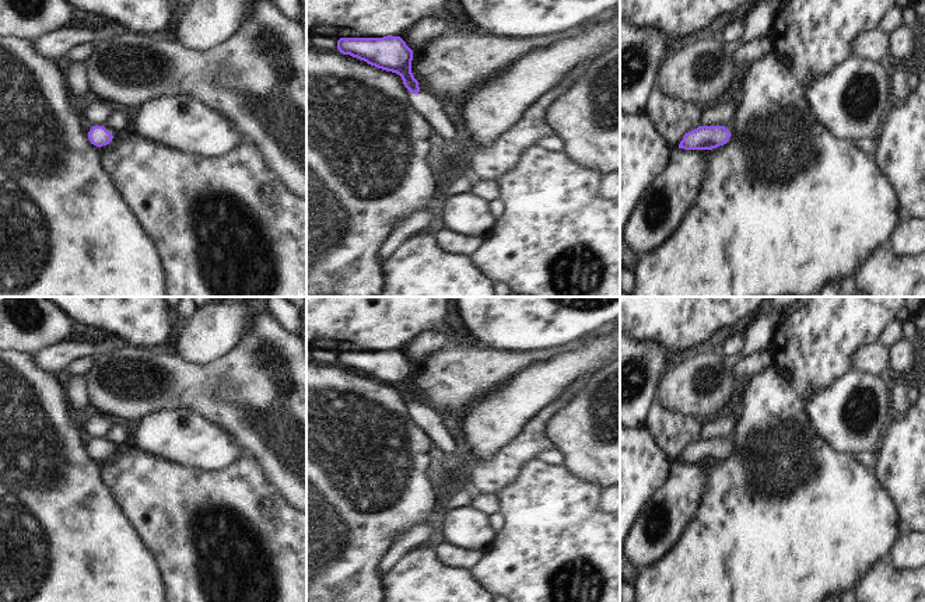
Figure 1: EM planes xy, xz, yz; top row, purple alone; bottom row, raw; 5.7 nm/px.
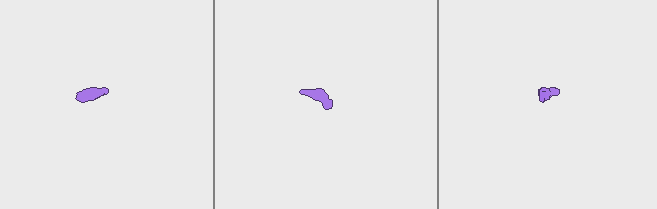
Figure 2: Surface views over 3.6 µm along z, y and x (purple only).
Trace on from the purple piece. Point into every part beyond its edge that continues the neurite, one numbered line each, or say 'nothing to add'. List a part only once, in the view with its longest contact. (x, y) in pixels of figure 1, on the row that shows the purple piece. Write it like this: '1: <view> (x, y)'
1: xz (427, 107).

